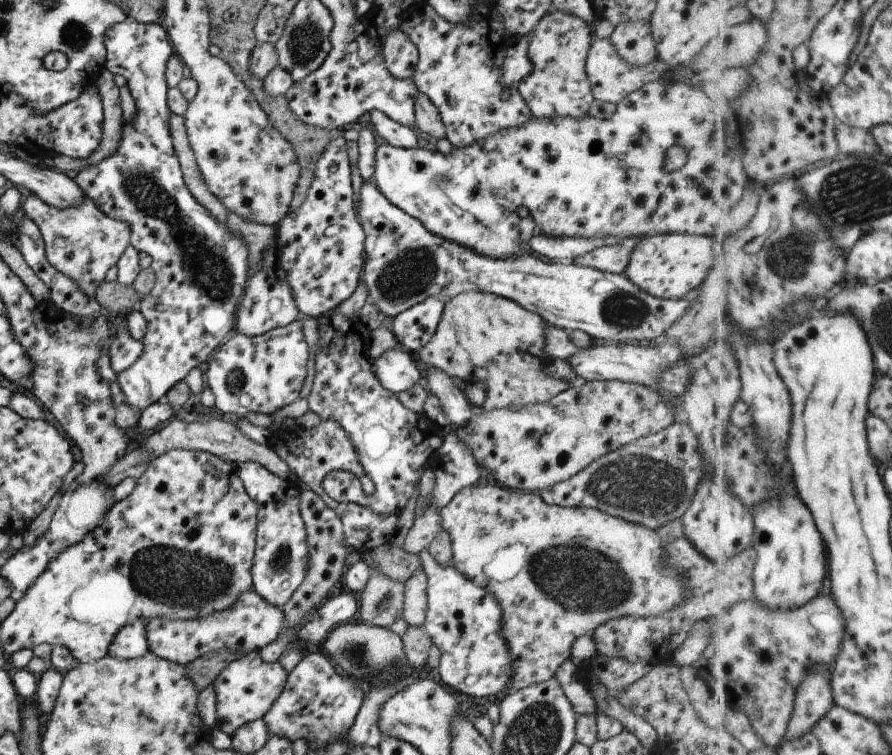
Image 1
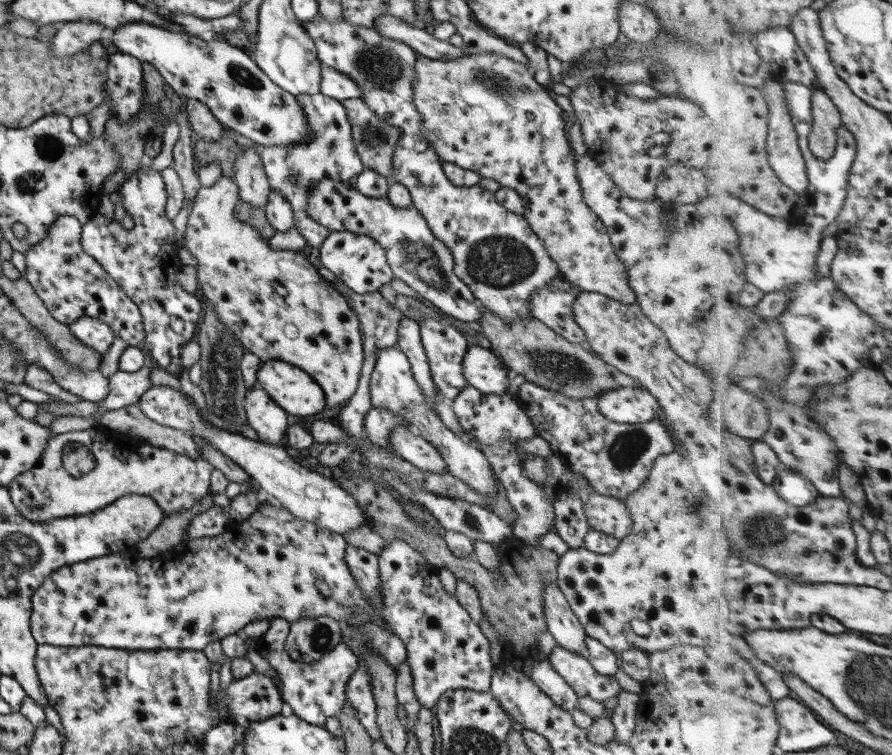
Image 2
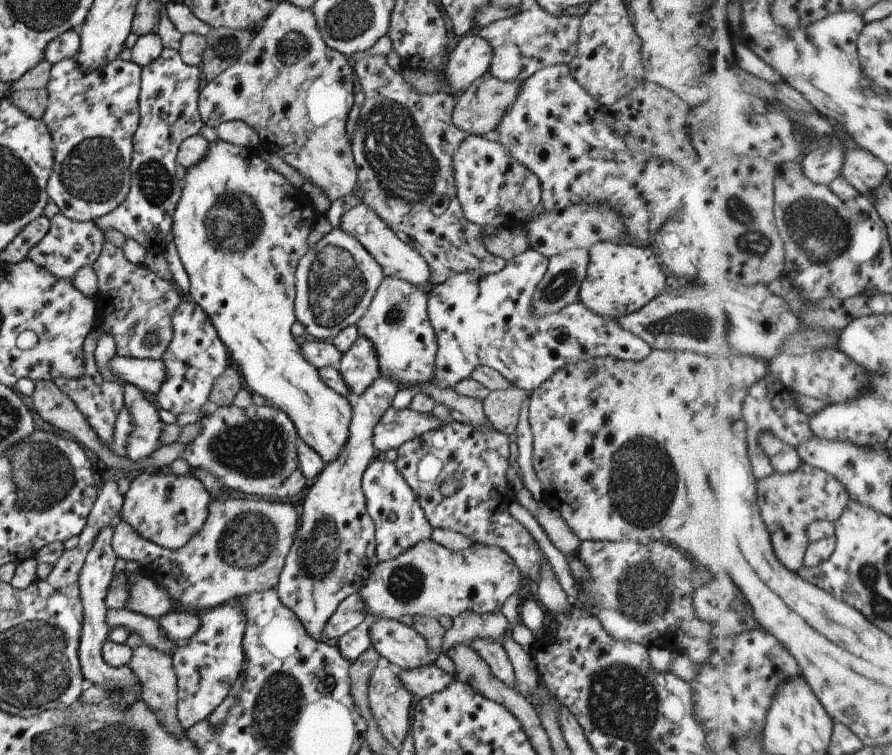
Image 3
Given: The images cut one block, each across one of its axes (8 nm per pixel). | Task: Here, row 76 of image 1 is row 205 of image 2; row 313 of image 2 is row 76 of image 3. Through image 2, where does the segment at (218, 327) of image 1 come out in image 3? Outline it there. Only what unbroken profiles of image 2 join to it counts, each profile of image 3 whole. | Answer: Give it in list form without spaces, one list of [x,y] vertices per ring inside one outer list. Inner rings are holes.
[[[163,48],[161,50],[161,54],[157,56],[153,62],[146,64],[145,66],[141,67],[140,72],[140,92],[138,93],[138,125],[133,133],[133,152],[131,152],[131,162],[129,163],[129,192],[127,192],[127,196],[123,198],[123,202],[115,208],[115,210],[111,210],[109,214],[105,214],[105,216],[101,216],[101,218],[95,218],[93,220],[93,224],[101,230],[101,233],[104,233],[107,228],[115,228],[117,232],[121,232],[123,236],[127,239],[136,240],[140,245],[143,245],[147,251],[152,253],[162,253],[163,249],[169,241],[172,240],[171,237],[171,224],[172,218],[171,215],[175,210],[177,201],[180,197],[180,190],[181,190],[181,181],[175,178],[175,162],[176,162],[176,154],[179,148],[179,145],[183,140],[189,138],[191,135],[197,135],[199,133],[199,128],[202,126],[200,114],[197,108],[197,98],[198,98],[198,91],[201,87],[203,81],[201,78],[201,72],[199,66],[187,66],[181,62],[181,58],[176,50]]]

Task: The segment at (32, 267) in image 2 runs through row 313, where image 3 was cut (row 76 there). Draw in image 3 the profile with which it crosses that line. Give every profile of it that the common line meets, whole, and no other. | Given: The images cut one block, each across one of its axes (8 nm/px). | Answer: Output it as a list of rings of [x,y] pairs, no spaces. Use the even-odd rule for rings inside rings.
[[[119,57],[115,60],[111,60],[107,66],[101,66],[101,68],[95,68],[91,70],[89,74],[83,74],[81,68],[75,64],[75,59],[63,58],[59,62],[51,65],[49,70],[49,82],[47,82],[47,108],[41,116],[41,122],[47,126],[49,130],[49,136],[51,136],[51,142],[55,144],[53,148],[53,166],[51,168],[51,174],[47,179],[45,190],[47,190],[49,200],[55,203],[55,206],[59,209],[59,213],[67,217],[72,221],[79,222],[93,222],[95,218],[101,218],[105,214],[109,214],[111,210],[115,210],[123,198],[127,196],[129,192],[129,163],[131,162],[131,152],[133,152],[133,133],[138,125],[138,93],[140,92],[140,72],[141,67],[137,66],[133,61],[124,61]]]

